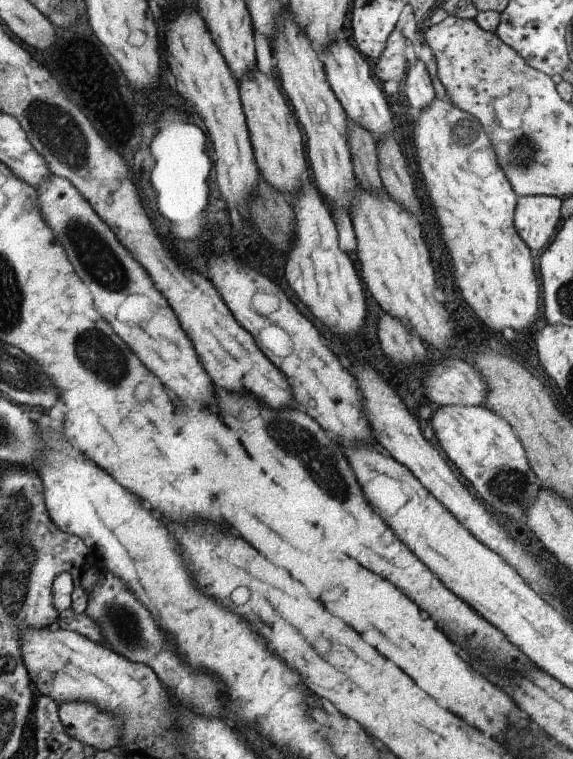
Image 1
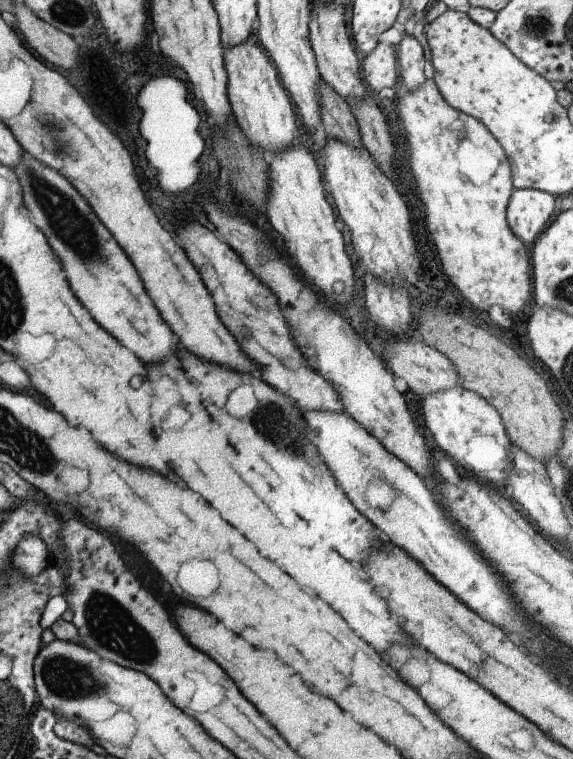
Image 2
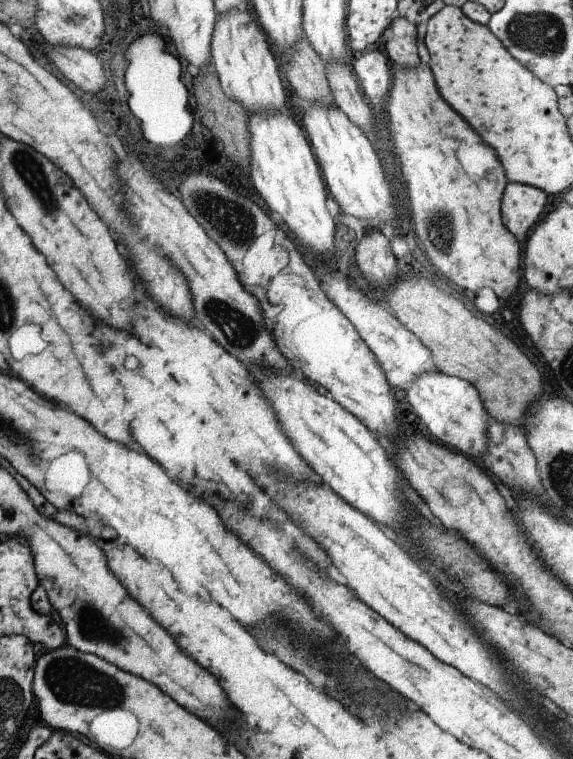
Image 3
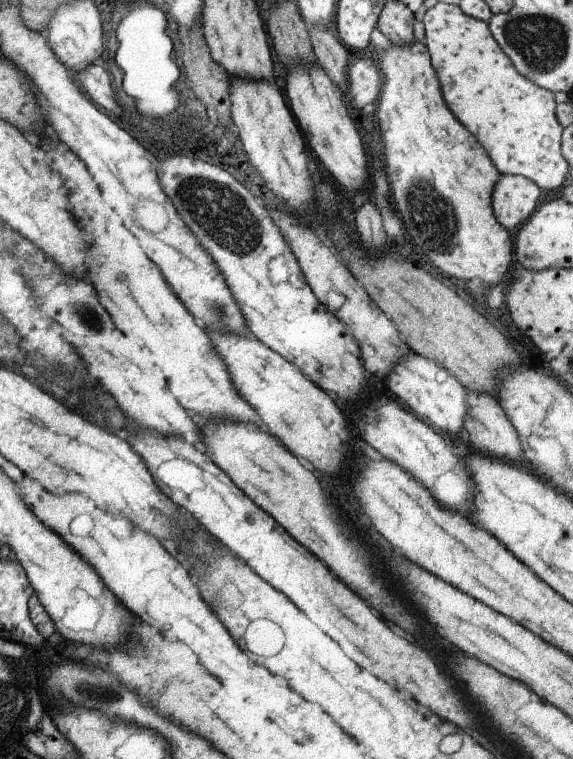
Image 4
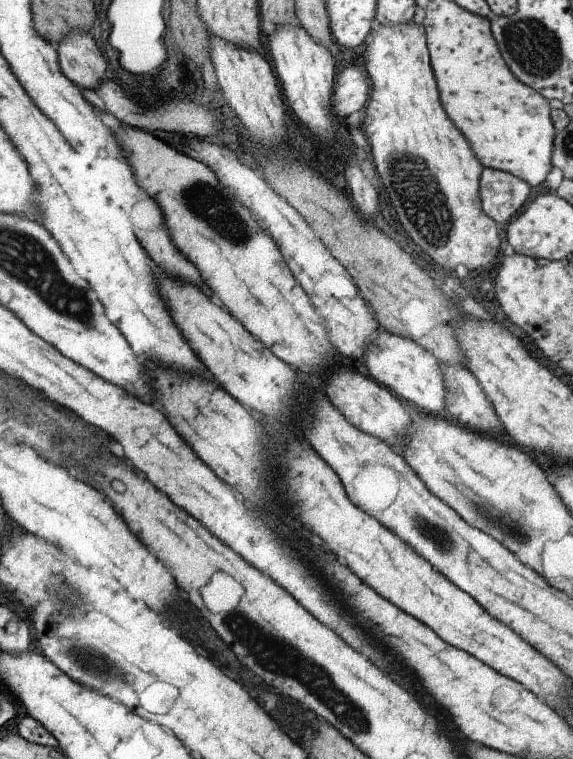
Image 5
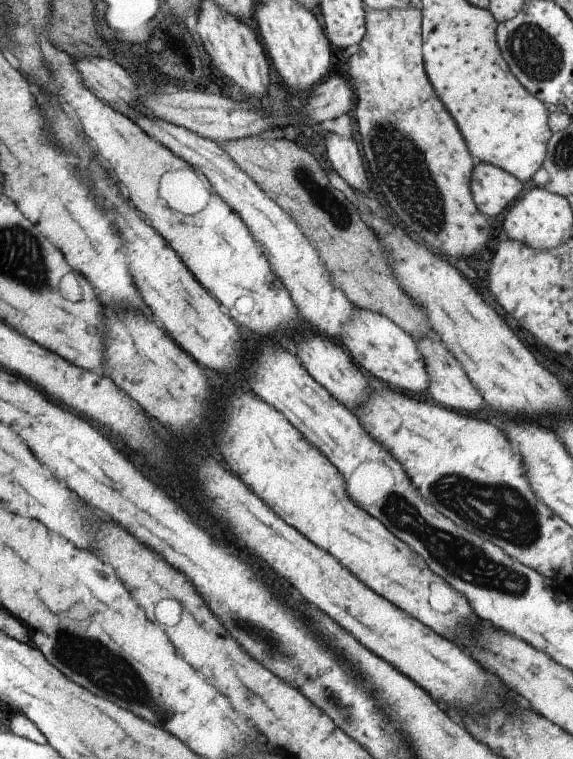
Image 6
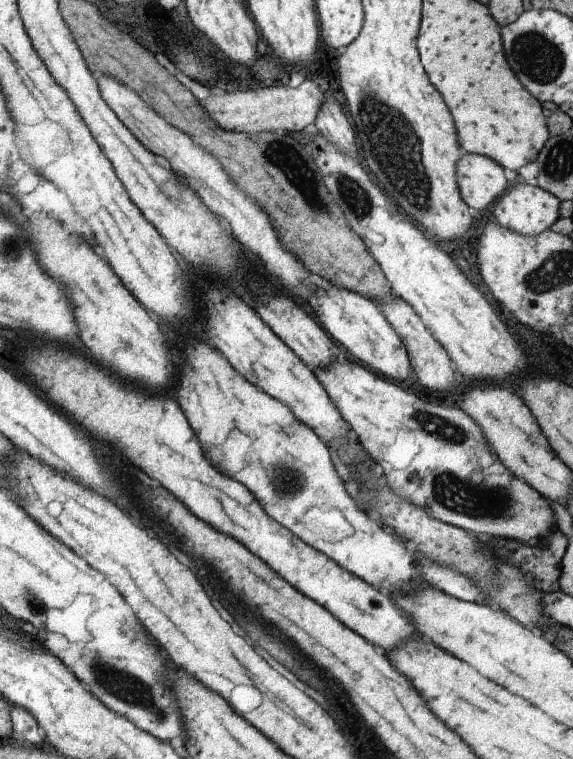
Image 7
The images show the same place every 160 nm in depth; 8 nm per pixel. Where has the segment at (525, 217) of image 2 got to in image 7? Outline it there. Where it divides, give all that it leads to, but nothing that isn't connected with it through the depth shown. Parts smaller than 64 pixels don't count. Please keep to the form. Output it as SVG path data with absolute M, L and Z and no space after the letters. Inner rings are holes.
M462 151L455 167L460 196L471 209L484 210L507 191L503 166L489 156Z

